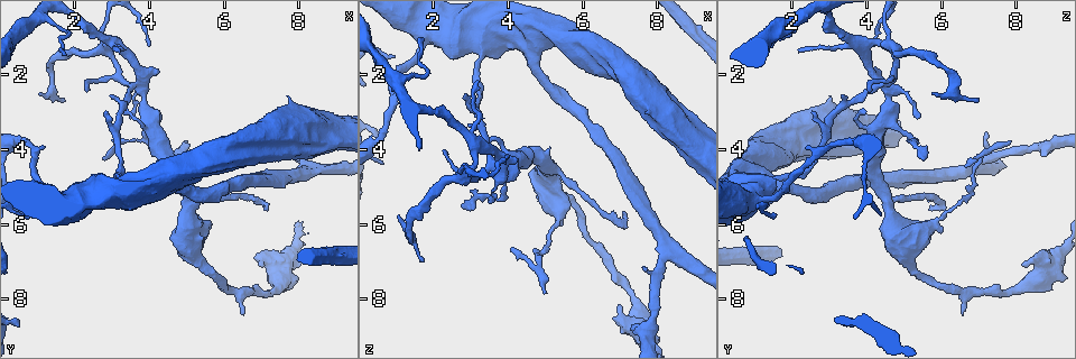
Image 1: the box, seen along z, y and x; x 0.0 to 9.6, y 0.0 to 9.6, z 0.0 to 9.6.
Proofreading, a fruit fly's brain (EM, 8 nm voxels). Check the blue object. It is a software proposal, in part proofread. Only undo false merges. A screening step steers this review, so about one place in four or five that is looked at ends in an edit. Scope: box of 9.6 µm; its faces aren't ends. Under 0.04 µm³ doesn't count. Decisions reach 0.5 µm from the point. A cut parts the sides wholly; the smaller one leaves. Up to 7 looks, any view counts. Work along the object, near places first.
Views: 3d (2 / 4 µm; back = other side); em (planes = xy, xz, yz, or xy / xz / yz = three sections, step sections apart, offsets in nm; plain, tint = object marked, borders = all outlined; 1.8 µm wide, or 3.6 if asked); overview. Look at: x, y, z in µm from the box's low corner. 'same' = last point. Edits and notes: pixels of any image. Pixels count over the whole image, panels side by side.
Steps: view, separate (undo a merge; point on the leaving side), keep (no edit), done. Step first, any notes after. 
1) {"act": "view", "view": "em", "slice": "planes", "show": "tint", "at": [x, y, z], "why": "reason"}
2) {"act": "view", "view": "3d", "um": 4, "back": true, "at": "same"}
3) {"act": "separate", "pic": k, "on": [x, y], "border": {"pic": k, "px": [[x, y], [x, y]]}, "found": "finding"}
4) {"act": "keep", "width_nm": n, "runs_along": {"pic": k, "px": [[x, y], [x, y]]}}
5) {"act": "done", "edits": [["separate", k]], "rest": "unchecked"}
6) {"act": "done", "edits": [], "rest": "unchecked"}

{"act": "view", "view": "3d", "um": 2, "at": [3.25, 4.70, 1.75], "why": "calibre changes"}

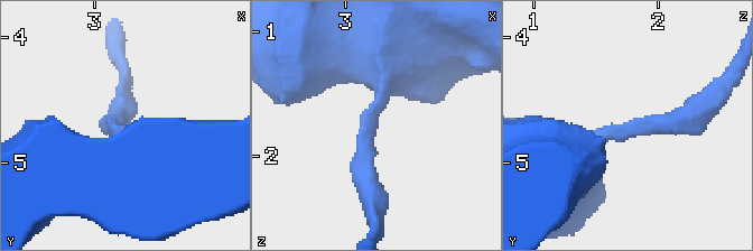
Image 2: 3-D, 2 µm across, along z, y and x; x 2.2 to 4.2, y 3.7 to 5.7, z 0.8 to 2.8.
{"act": "view", "view": "em", "slice": "planes", "show": "plain", "at": [3.18, 4.74, 1.70], "arm_widths_nm": [200, 550]}

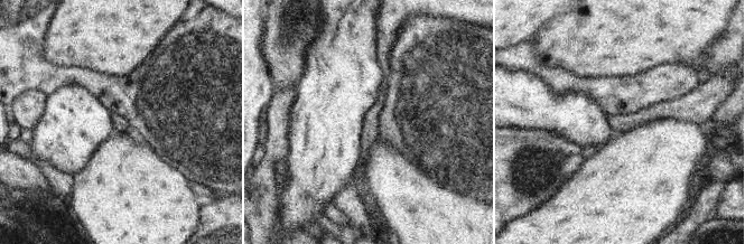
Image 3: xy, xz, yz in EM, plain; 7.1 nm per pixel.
{"act": "view", "view": "em", "slice": "planes", "show": "tint", "at": "same", "why": "where the object lies"}

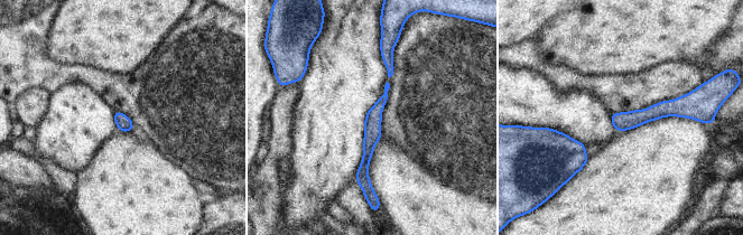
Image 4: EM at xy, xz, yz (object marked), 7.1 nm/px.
{"act": "keep", "width_nm": 110, "found": "all the same cell"}

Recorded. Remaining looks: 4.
{"act": "view", "view": "3d", "um": 4, "at": [3.60, 2.25, 4.35], "why": "sharp bend"}

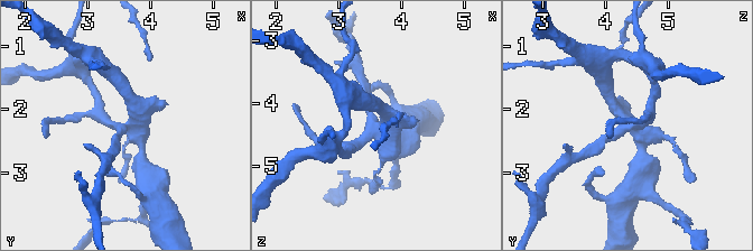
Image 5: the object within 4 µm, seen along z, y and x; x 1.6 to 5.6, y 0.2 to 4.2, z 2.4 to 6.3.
{"act": "view", "view": "em", "slice": "xy", "step": 4, "show": "borders", "at": [3.55, 2.25, 4.30]}

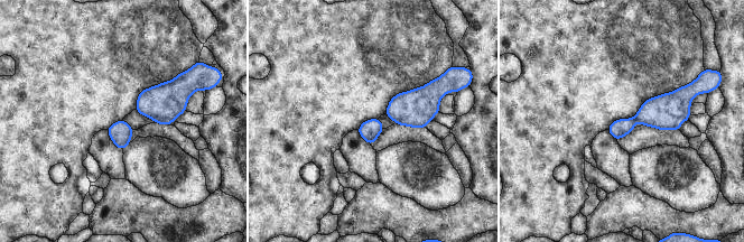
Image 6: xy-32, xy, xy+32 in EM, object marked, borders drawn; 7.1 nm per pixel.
{"act": "view", "view": "em", "slice": "planes", "show": "borders", "at": "same", "why": "another direction"}

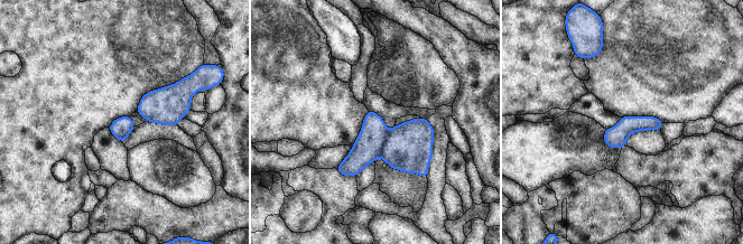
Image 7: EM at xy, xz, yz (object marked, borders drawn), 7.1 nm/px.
{"act": "separate", "pic": 7, "on": [408, 148], "width_nm": 140, "border": {"pic": 7, "px": [[388, 132], [380, 153]]}, "found": "two cells meet here"}

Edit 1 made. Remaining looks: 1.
{"act": "done", "edits": [["separate", 7]], "rest": "unchecked"}

